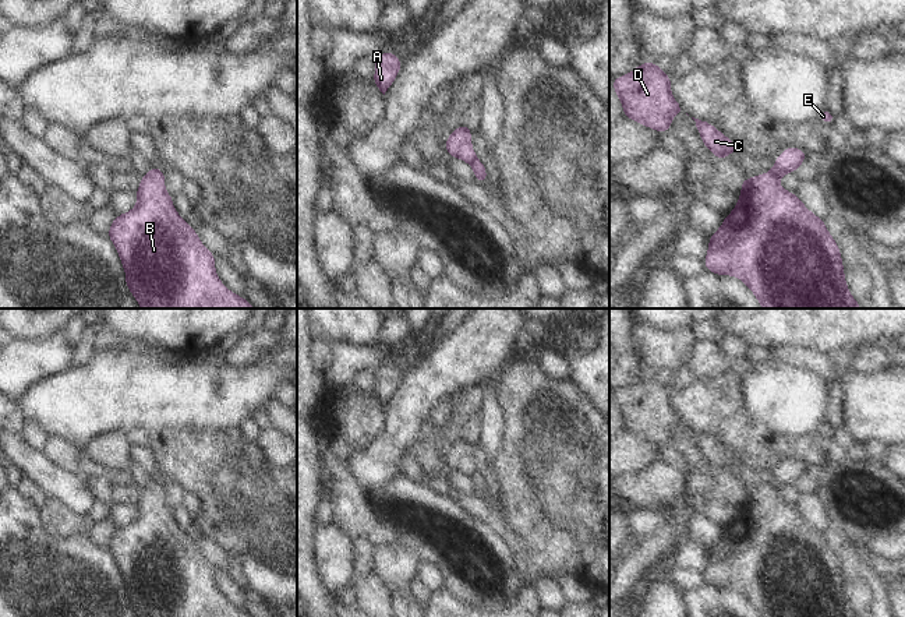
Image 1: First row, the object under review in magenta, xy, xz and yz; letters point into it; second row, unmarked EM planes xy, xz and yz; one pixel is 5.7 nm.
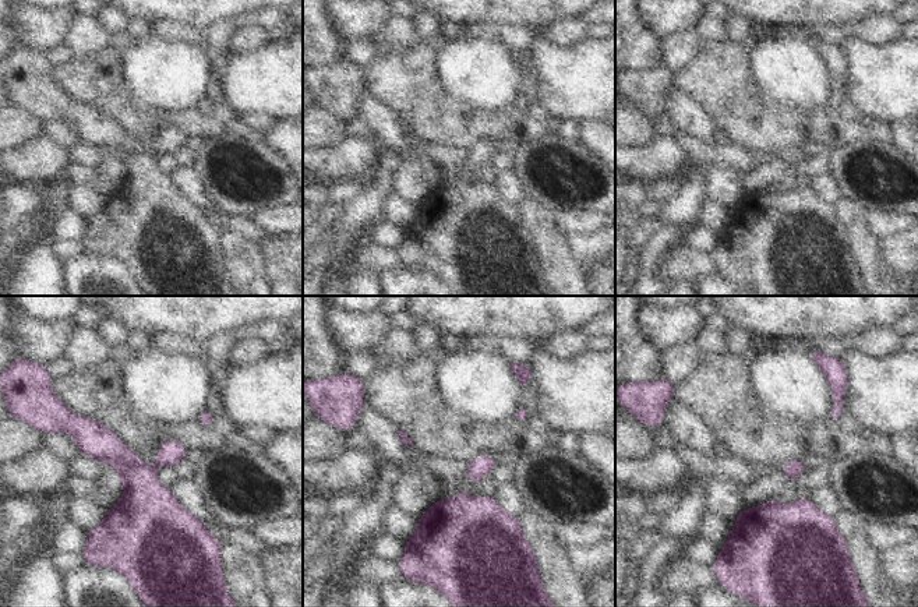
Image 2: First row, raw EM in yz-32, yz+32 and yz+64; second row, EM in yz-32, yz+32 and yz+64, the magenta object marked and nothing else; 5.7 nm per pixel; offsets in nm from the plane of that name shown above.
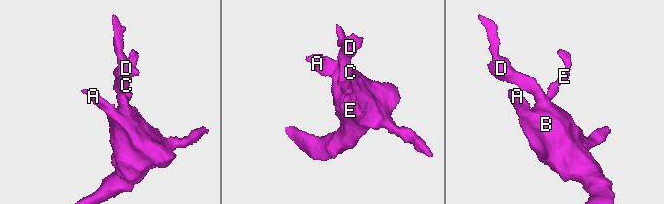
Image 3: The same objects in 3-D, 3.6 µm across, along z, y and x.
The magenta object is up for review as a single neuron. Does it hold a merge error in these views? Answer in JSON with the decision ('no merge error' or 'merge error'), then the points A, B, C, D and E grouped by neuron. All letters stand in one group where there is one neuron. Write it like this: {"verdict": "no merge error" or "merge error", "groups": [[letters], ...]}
{"verdict": "merge error", "groups": [["A", "B", "C", "D"], ["E"]]}

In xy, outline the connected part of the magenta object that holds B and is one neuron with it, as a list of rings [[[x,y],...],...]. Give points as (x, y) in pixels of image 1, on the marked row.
[[[156,165],[141,176],[135,208],[116,215],[106,236],[119,253],[126,285],[141,308],[255,308],[245,297],[237,296],[222,283],[215,271],[216,254],[201,243],[195,229],[177,214],[172,195],[165,190],[165,176]]]

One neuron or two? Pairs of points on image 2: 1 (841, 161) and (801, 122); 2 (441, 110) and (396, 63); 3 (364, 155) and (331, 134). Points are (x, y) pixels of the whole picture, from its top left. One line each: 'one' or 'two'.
1: two
2: one
3: two

